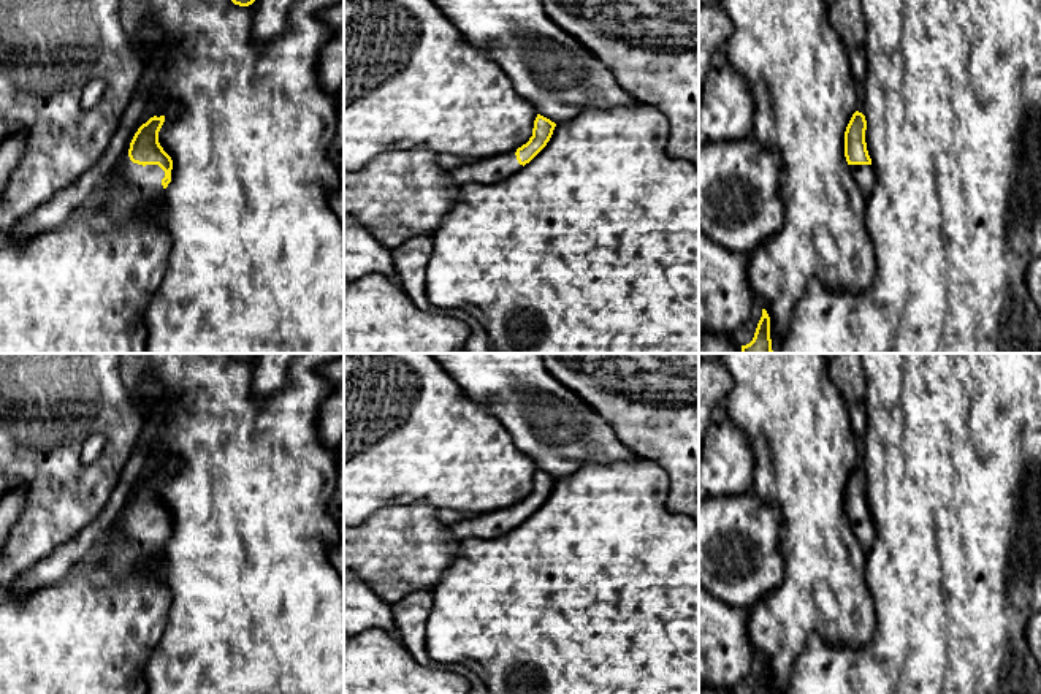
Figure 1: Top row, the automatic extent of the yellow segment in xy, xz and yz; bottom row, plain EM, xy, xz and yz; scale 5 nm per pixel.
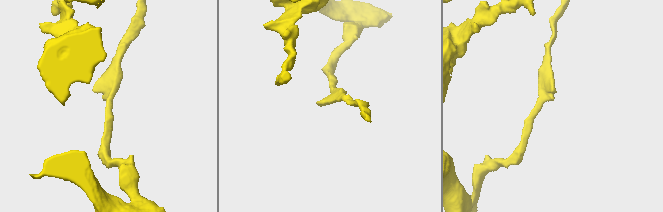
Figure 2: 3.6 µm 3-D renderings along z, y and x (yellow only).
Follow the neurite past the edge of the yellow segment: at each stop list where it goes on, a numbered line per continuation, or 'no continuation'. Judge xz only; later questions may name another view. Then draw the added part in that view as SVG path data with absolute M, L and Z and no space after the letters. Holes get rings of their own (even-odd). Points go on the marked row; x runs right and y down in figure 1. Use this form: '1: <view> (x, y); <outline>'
1: xz (491, 170); M517 149L491 158L472 160L464 166L453 170L452 177L458 185L469 182L494 184L523 168L517 160L515 152Z

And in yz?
1: yz (864, 175); M848 165L852 177L856 179L860 190L867 195L873 190L876 173L873 165Z

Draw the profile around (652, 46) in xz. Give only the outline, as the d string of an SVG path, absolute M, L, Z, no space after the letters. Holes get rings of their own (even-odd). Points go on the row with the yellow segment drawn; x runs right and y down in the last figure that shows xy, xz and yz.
M539 0L547 16L593 52L639 103L658 109L669 122L667 154L699 168L699 0Z

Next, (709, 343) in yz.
M702 333L699 336L699 353L742 353L742 345L721 333Z

